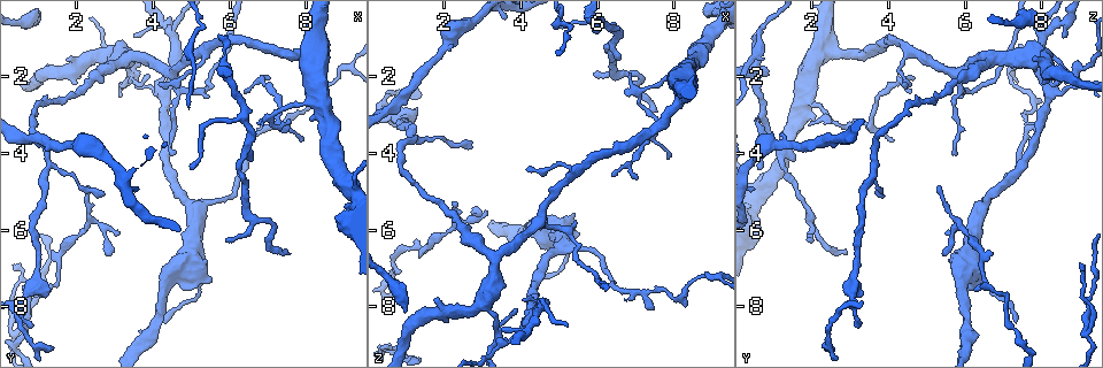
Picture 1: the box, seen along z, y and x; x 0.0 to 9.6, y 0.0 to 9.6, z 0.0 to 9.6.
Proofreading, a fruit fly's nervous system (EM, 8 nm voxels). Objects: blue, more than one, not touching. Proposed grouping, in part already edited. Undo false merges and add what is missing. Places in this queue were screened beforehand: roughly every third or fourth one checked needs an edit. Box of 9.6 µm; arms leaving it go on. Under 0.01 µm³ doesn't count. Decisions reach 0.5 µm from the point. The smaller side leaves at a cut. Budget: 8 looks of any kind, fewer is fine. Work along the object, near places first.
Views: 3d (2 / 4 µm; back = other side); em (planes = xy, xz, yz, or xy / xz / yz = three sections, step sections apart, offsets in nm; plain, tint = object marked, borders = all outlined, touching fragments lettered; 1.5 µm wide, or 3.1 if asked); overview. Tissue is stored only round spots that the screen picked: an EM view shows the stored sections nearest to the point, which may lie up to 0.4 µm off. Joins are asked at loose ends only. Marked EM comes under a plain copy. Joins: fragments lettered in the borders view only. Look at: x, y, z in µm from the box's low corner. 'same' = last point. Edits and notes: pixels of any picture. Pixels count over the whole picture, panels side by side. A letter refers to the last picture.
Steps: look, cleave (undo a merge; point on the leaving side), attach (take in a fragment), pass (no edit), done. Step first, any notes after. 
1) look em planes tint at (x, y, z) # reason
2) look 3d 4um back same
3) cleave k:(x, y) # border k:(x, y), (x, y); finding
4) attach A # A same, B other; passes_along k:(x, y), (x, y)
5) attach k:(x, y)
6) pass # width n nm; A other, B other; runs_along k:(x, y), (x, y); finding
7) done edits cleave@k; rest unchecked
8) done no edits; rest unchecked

look 3d 4um at (7.60, 6.65, 2.85) # an open end

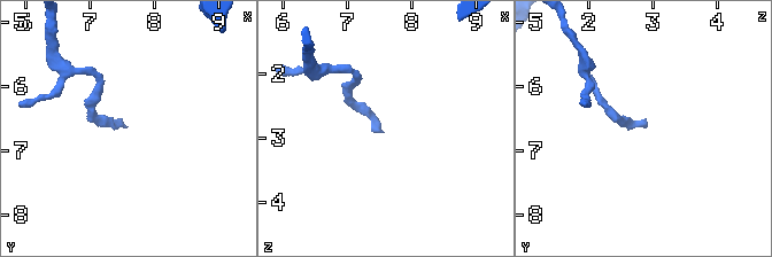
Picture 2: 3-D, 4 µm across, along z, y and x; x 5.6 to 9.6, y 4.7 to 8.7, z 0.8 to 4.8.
look em planes borders at (7.55, 6.65, 2.90)

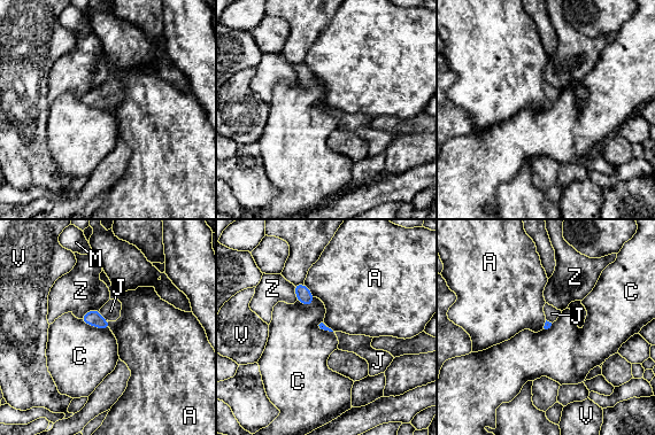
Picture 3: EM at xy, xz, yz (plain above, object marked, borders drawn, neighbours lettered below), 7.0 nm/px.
attach J # A other, C other, J same, M other, V other, Z other; passes_along 3:(93, 318), (101, 316), (110, 311); the neuron continues

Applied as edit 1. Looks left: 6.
look em planes borders at (3.10, 6.10, 5.50) # an open end

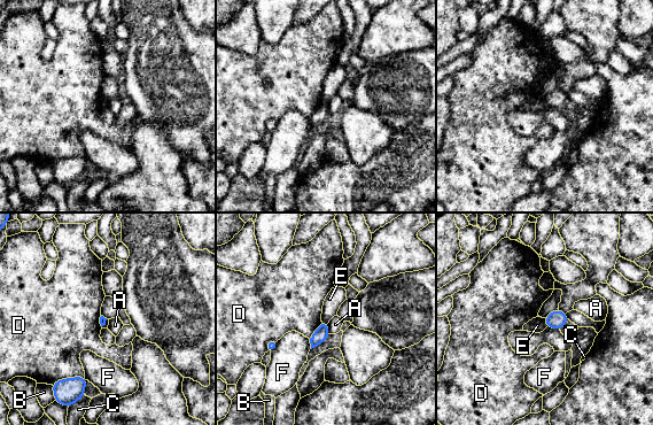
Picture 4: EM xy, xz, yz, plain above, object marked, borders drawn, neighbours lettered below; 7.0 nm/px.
pass # A other, B other, C other, D other, E other, F other; border 4:(544, 318), (546, 326); no lettered fragment goes on from it

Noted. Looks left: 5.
look em xy step 4 tint at (3.40, 1.90, 8.80) # narrows sharply

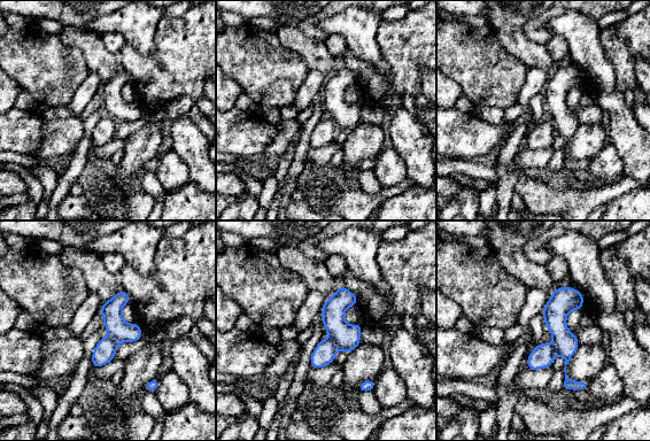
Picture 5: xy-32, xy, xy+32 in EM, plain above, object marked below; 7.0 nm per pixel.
look em planes tint same # another direction

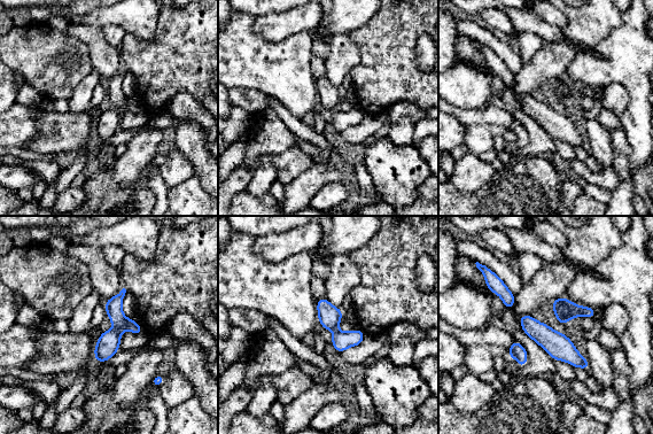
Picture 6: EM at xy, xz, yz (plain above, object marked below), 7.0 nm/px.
look em planes borders same

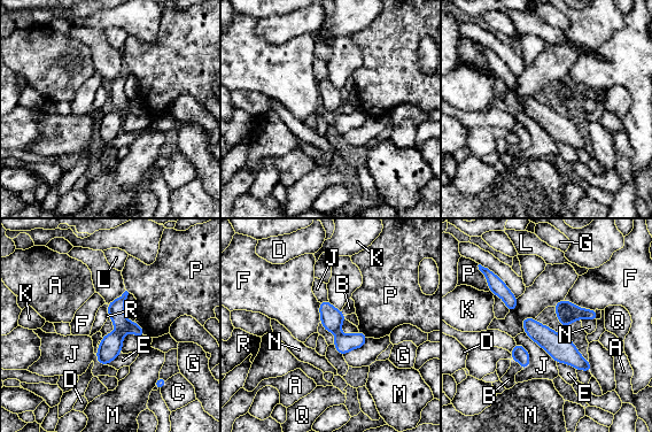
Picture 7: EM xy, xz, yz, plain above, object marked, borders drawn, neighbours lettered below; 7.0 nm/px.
cleave 7:(116, 313) # width 160 nm; A other, B other, C other, D other, E other, F other, G other, J other, K other, L other, M other, N other, P other, Q other, R other; border 7:(117, 331), (123, 337); two neurons meet here

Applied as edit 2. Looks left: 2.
done edits attach@3, cleave@7; rest unchecked

